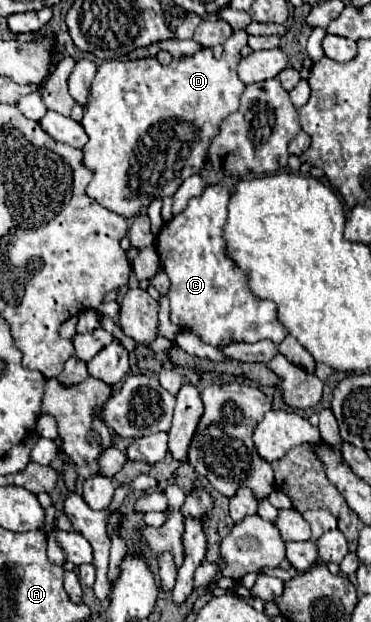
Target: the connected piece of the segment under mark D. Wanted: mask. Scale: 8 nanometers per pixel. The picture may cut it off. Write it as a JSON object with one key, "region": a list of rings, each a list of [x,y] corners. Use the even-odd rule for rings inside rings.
{"region":[[[238,30],[224,42],[224,52],[220,58],[214,58],[212,50],[202,48],[192,58],[172,60],[170,66],[160,66],[156,58],[102,62],[92,80],[90,98],[84,106],[84,118],[80,122],[90,138],[82,148],[82,164],[92,172],[86,194],[100,206],[130,220],[138,216],[142,206],[148,206],[156,198],[172,196],[188,176],[198,174],[206,162],[206,152],[212,138],[220,132],[220,122],[240,106],[244,84],[240,82],[236,68],[242,60],[240,50],[246,44],[248,34]]]}

